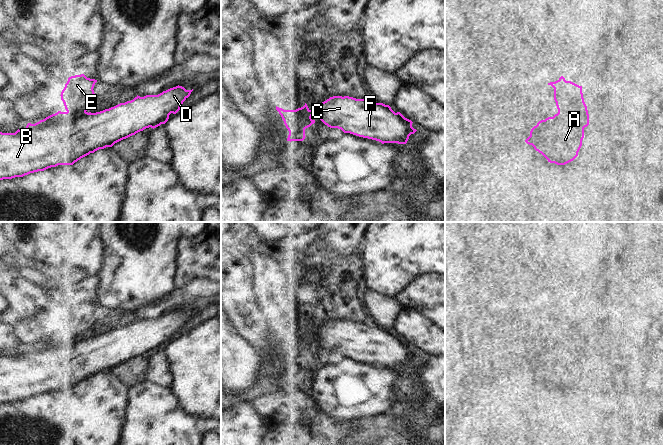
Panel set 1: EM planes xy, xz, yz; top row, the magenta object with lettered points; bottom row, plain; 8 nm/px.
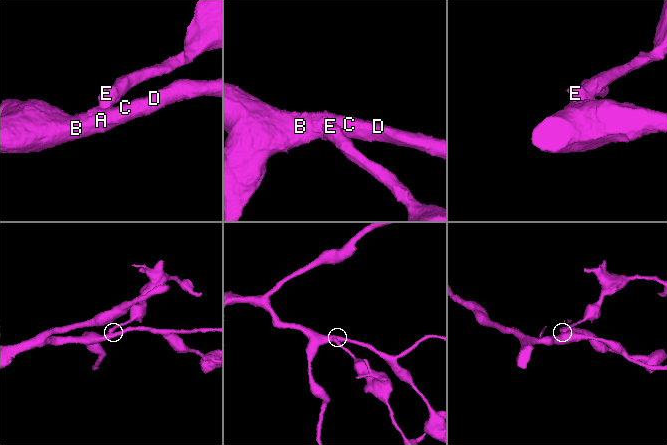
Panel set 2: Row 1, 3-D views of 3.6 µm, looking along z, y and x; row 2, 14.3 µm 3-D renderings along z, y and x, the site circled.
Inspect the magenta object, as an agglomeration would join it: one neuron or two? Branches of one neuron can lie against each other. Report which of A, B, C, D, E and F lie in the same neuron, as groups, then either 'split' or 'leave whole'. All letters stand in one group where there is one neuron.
A B C D F / E | split

